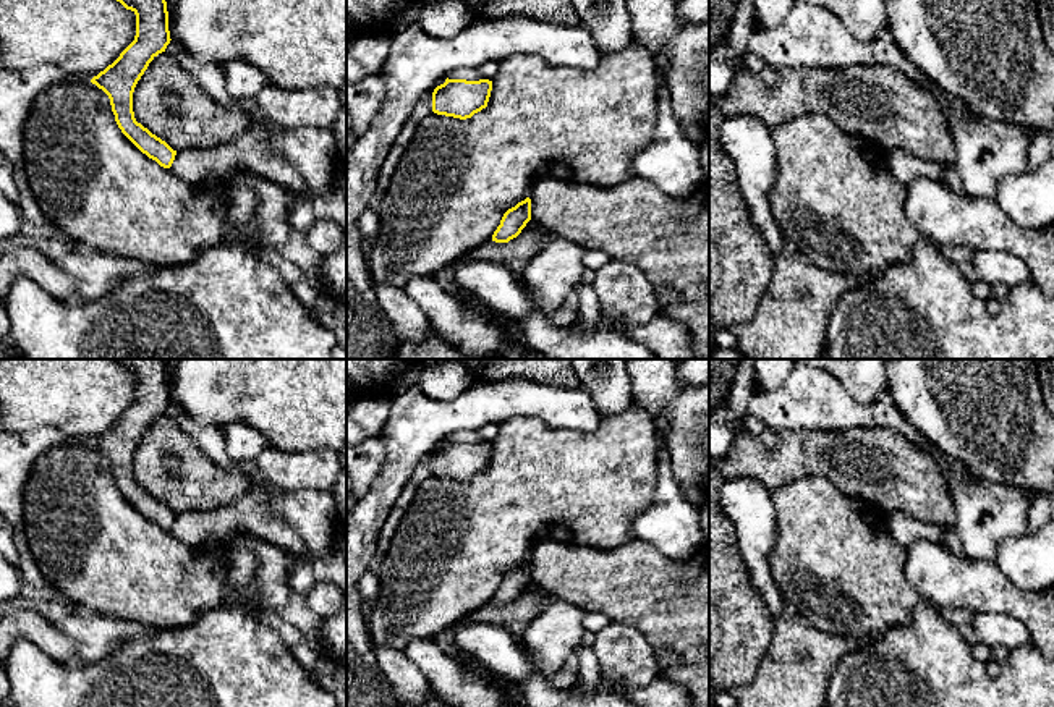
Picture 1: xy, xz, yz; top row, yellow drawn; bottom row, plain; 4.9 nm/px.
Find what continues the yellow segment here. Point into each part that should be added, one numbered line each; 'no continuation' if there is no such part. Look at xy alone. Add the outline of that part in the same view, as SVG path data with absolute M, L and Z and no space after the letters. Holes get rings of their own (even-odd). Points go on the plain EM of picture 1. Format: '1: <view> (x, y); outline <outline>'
no continuation

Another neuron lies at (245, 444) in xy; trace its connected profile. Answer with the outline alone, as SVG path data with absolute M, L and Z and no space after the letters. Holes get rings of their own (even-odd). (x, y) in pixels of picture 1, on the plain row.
M233 422L223 427L223 432L227 438L227 455L233 466L251 468L269 448L267 438L244 422Z

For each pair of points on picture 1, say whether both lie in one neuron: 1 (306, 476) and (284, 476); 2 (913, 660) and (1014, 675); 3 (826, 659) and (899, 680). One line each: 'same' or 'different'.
1: same
2: same
3: different

